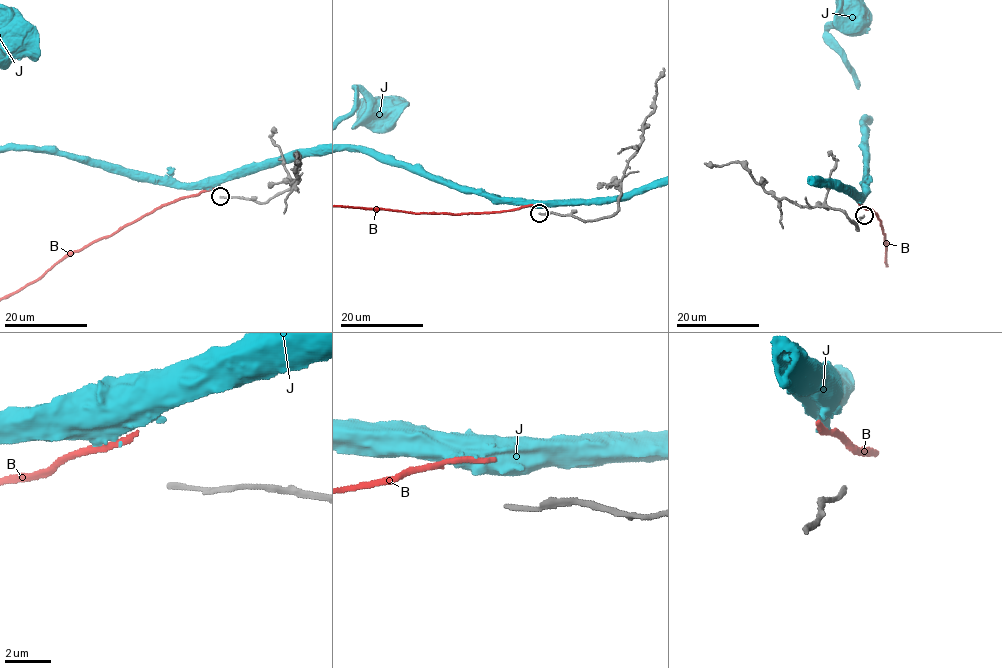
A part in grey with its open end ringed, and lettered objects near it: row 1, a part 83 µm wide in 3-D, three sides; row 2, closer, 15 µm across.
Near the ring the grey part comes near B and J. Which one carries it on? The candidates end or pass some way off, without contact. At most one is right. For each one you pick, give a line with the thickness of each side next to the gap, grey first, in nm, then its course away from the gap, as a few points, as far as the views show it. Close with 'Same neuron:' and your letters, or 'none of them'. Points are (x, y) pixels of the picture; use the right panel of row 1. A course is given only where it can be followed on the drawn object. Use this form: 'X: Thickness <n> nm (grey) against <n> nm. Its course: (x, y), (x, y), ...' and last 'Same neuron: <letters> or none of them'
Same neuron: none of them

